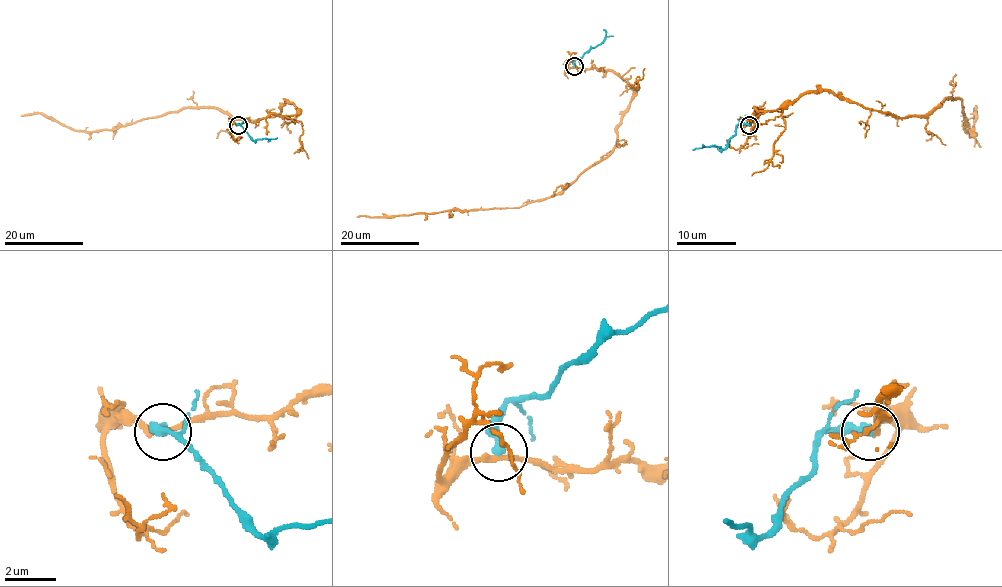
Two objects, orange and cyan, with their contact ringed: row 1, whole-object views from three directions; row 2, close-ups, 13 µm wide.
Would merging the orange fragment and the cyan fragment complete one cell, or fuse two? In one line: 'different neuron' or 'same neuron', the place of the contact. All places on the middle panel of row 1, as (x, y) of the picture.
different neuron; place (574, 66)

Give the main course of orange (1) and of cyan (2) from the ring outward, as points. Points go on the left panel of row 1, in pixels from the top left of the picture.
1: (238, 124), (297, 108), (286, 102), (278, 114), (233, 119), (185, 107), (95, 131), (20, 116)
2: (238, 124), (252, 140), (267, 141)

